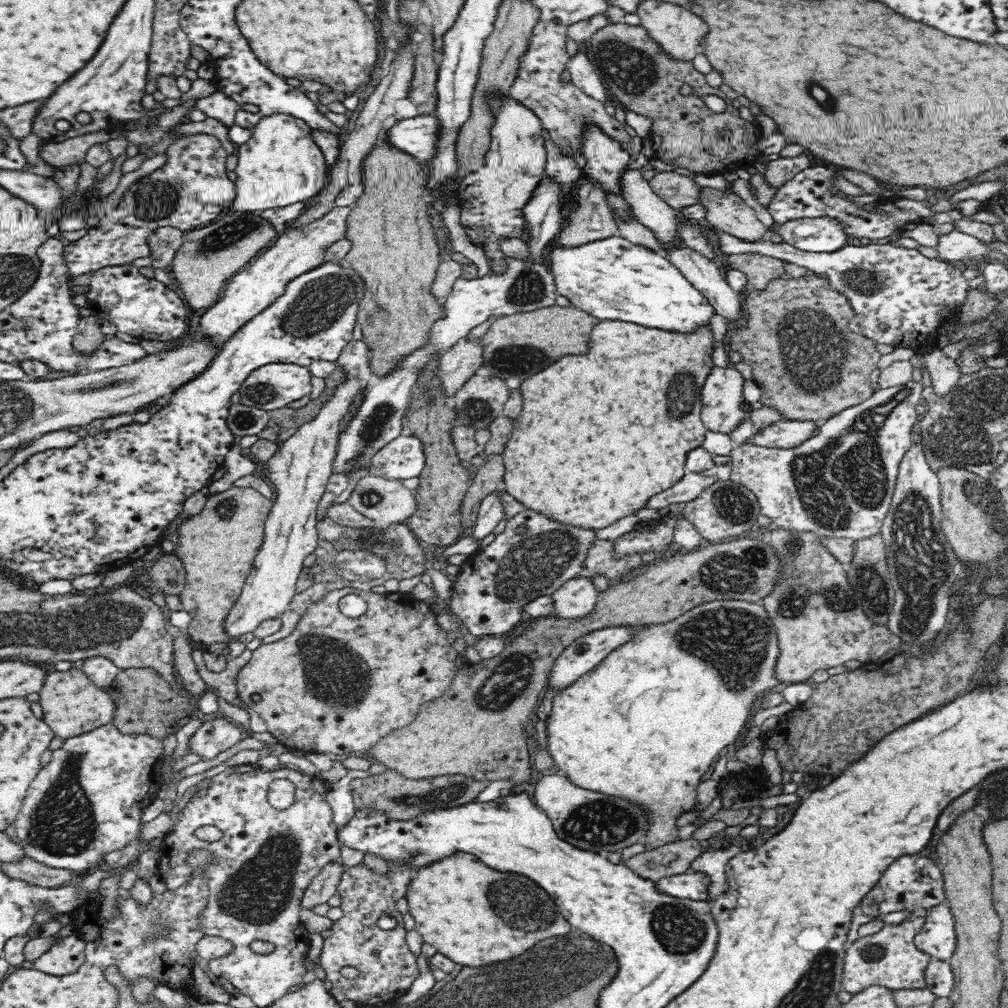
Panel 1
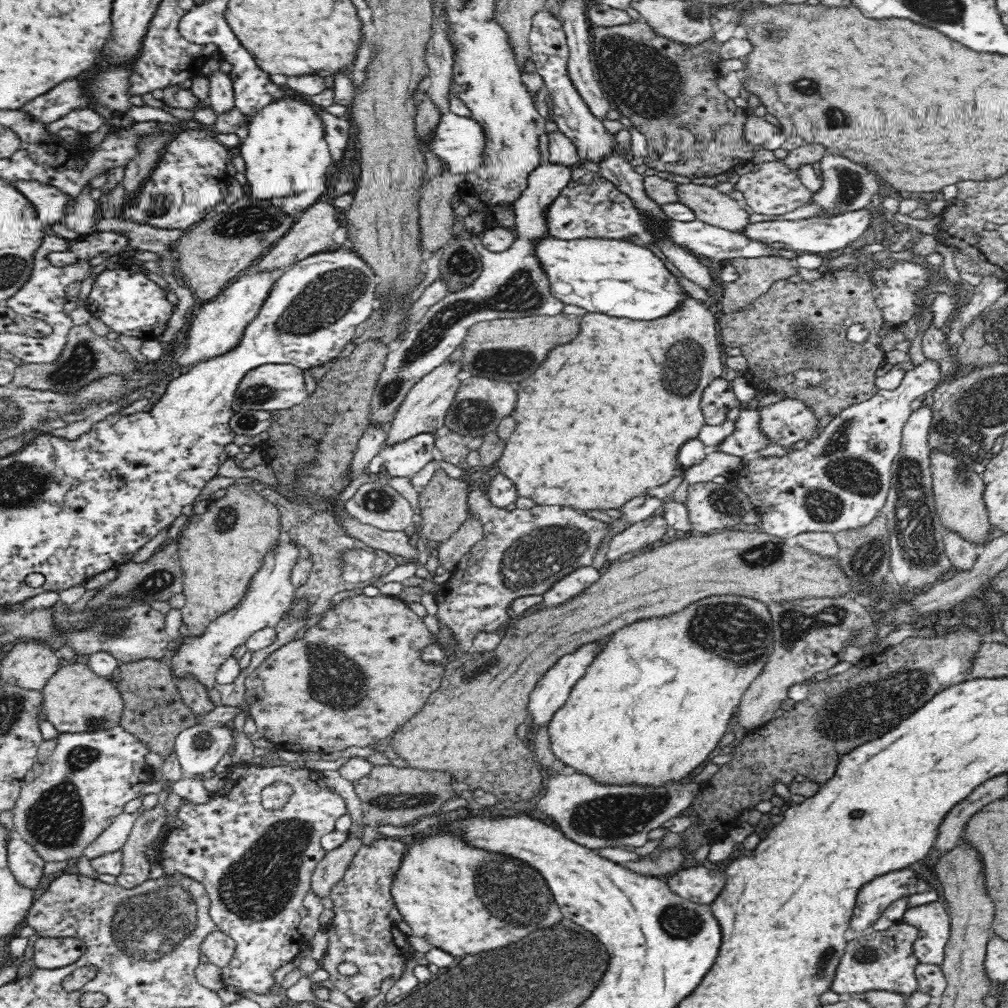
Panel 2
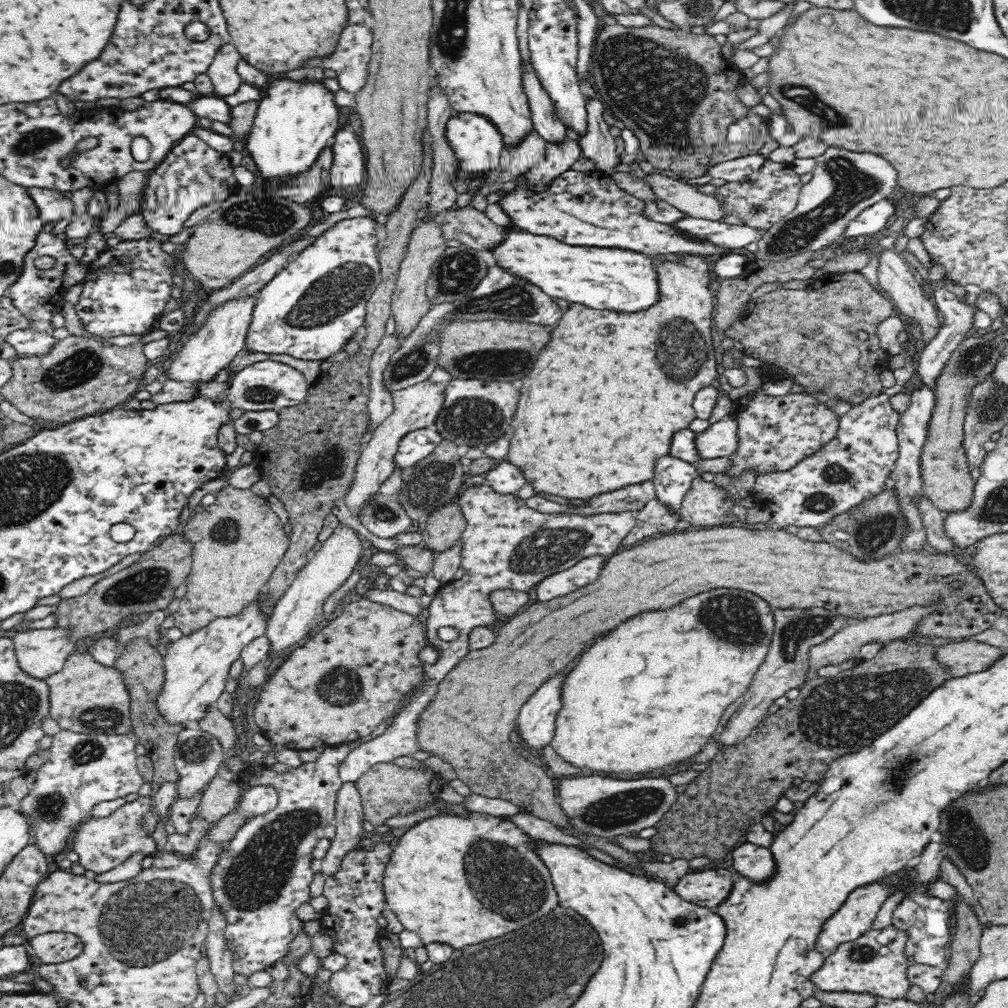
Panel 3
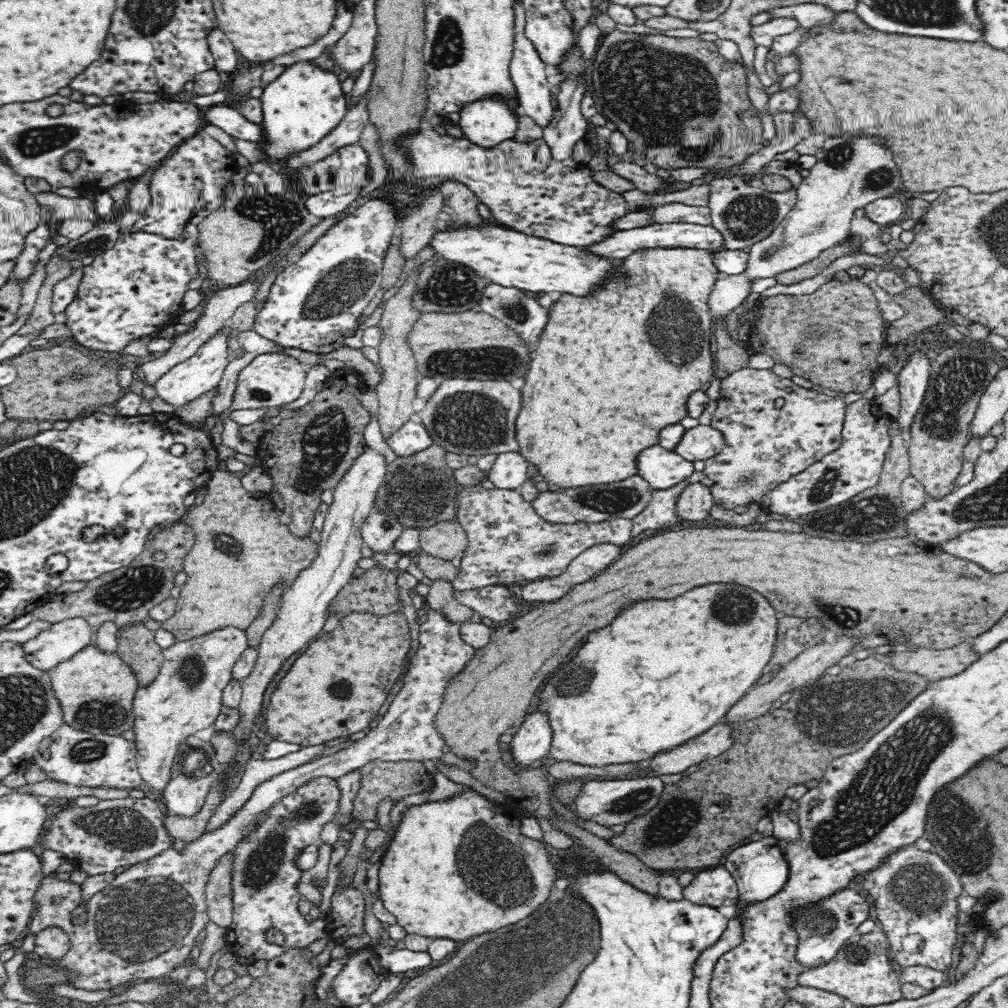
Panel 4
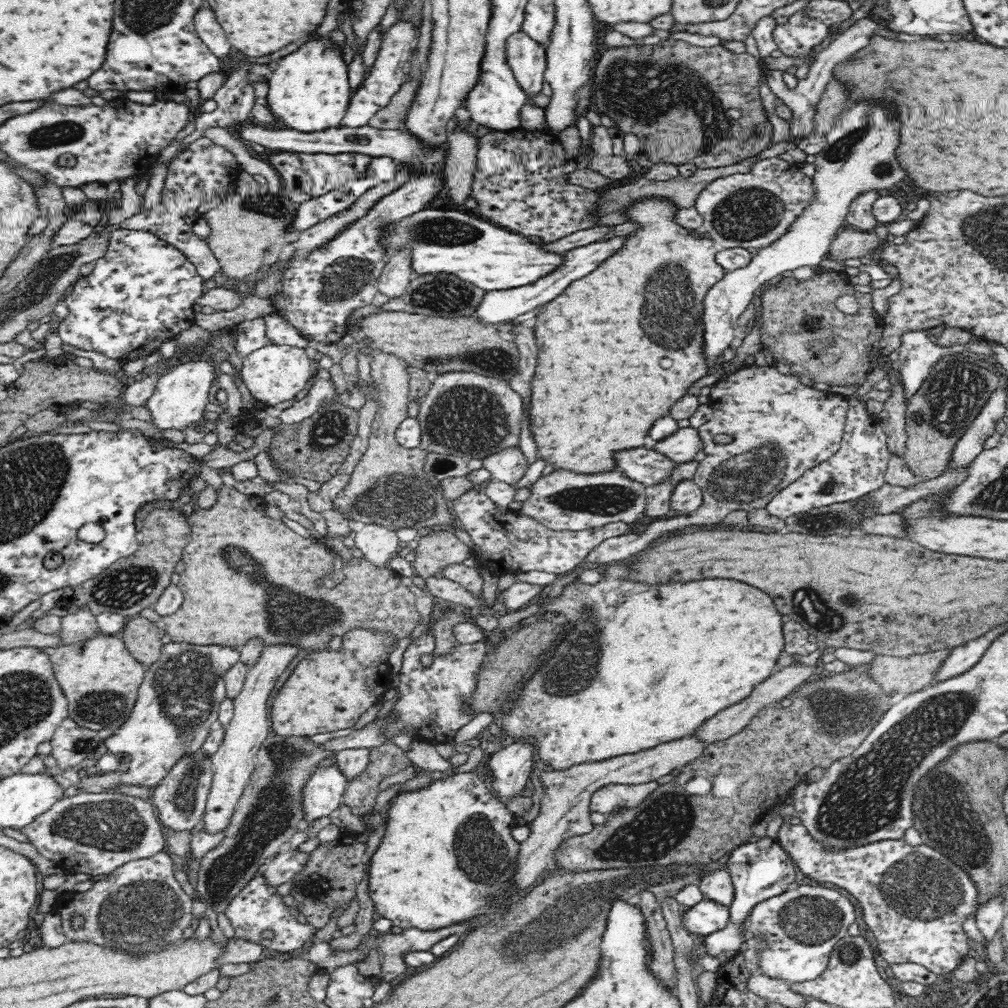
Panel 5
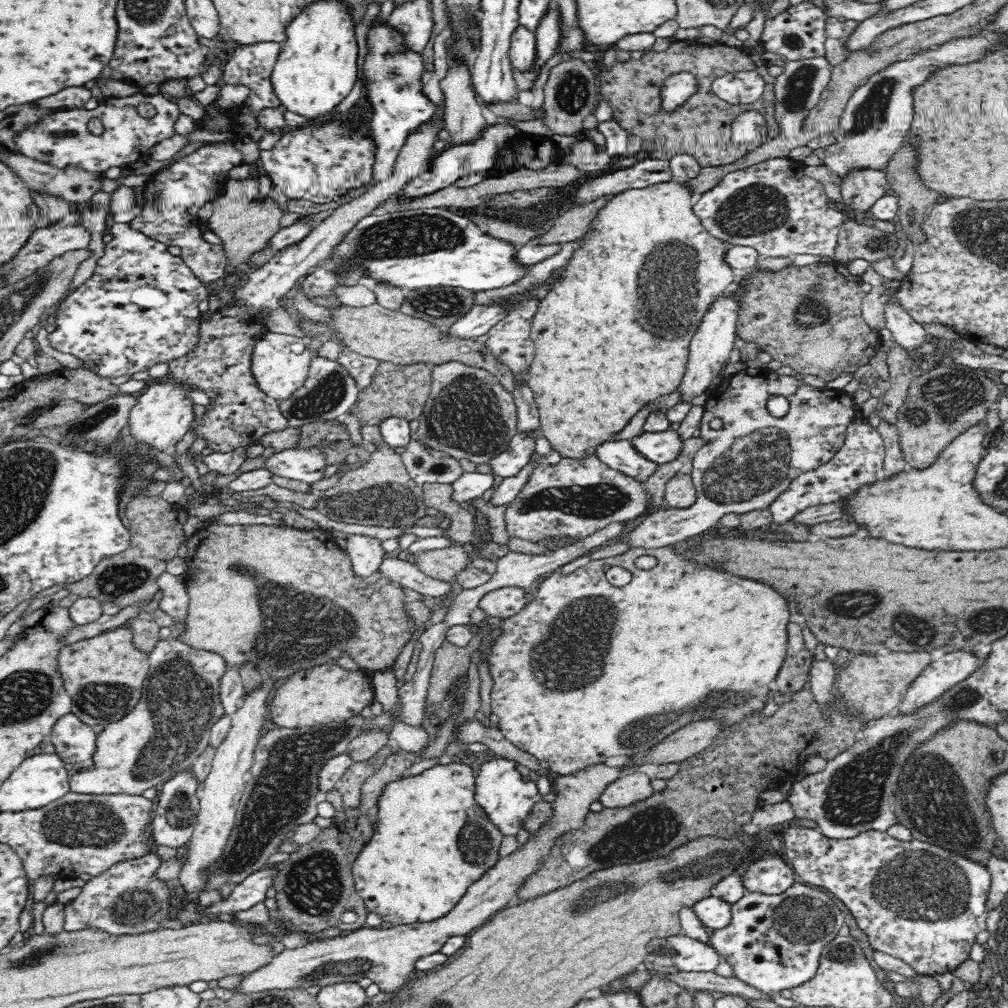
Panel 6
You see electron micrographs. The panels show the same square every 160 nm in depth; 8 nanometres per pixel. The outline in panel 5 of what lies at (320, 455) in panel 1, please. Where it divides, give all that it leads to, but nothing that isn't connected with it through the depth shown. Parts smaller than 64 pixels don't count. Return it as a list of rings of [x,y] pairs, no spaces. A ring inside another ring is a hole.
[[[168,642],[162,645],[160,658],[145,668],[145,677],[138,691],[136,706],[130,718],[105,738],[104,744],[110,752],[123,758],[119,769],[100,774],[80,776],[76,784],[67,784],[65,796],[78,793],[101,793],[125,786],[155,787],[170,772],[184,755],[198,753],[209,732],[217,725],[220,704],[226,698],[224,676],[226,671],[239,661],[240,653],[230,647],[218,645],[194,645],[185,642]]]

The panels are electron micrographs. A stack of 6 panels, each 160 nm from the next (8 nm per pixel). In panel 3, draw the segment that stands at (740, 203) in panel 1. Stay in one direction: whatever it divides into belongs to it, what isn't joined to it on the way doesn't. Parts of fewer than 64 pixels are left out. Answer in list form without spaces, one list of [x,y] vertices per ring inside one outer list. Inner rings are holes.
[[[658,172],[645,174],[642,179],[652,187],[656,198],[678,207],[690,217],[716,221],[727,216],[719,198],[701,194],[697,186],[684,184]]]

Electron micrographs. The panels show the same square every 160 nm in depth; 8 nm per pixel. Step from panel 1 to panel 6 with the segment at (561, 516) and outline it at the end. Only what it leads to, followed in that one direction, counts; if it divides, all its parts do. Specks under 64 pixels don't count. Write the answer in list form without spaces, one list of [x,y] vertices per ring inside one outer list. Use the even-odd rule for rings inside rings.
[[[673,178],[656,182],[646,188],[632,189],[612,196],[592,220],[589,232],[578,240],[580,246],[572,252],[571,259],[568,260],[560,278],[552,281],[550,290],[540,300],[538,310],[531,322],[535,355],[527,372],[526,383],[536,396],[542,436],[550,441],[552,448],[560,452],[563,458],[580,459],[594,455],[595,449],[604,440],[611,441],[612,434],[620,432],[638,410],[642,410],[649,402],[654,402],[658,396],[676,391],[688,364],[689,344],[696,328],[700,326],[711,304],[732,287],[733,268],[725,260],[727,250],[731,245],[710,235],[704,229],[704,225],[693,209],[693,204],[699,196],[698,193],[693,192],[689,184],[680,183]]]

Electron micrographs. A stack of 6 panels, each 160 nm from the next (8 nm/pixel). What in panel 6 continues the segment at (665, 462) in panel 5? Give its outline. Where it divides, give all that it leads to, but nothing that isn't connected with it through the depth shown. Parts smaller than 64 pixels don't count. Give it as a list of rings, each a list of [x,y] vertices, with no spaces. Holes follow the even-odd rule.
[[[628,440],[604,442],[595,449],[594,456],[609,468],[614,468],[642,483],[654,474],[658,466],[641,456]]]

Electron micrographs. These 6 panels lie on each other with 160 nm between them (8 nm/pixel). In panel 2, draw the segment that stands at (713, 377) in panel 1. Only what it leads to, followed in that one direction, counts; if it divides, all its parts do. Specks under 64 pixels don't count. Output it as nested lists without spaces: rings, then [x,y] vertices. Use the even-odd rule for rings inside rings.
[[[717,377],[703,390],[699,405],[706,424],[714,426],[726,420],[730,408],[740,408],[742,403],[734,396],[732,382]]]

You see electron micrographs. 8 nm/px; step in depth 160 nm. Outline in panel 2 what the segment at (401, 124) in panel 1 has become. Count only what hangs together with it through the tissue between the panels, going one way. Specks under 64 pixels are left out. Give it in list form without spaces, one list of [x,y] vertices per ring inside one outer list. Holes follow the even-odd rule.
[[[453,112],[441,115],[437,127],[429,134],[429,148],[444,162],[450,174],[461,175],[476,172],[484,160],[485,134],[484,129],[471,116],[458,116]]]

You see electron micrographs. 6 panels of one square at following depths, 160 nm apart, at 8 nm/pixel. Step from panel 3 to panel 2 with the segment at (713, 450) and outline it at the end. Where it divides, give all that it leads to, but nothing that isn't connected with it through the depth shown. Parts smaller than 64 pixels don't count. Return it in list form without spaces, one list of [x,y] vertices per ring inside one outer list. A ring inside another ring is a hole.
[[[741,409],[737,419],[732,423],[734,423],[732,434],[712,450],[742,457],[746,460],[758,450],[769,445],[769,440],[763,436],[760,425],[758,425],[756,409]]]

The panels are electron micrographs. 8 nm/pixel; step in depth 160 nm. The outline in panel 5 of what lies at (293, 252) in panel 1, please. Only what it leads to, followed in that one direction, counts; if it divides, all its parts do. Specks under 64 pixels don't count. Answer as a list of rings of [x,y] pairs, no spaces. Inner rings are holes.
[[[205,356],[197,359],[180,361],[156,380],[152,396],[144,407],[150,412],[151,422],[160,432],[167,430],[184,431],[190,424],[203,419],[203,412],[208,404],[208,392],[216,379],[217,367],[208,362]]]

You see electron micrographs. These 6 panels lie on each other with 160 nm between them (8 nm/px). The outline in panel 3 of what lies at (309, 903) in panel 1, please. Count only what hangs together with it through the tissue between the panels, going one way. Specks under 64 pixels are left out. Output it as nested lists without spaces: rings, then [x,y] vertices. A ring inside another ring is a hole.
[[[342,782],[336,803],[336,812],[333,823],[336,834],[330,842],[330,848],[324,855],[321,871],[328,876],[340,868],[344,854],[353,848],[356,850],[358,842],[362,840],[362,822],[365,816],[361,805],[361,796],[355,782]]]

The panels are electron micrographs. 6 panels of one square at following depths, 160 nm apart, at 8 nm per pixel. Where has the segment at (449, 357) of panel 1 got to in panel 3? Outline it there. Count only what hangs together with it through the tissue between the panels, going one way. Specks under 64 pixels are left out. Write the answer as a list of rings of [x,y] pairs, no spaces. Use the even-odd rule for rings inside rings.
[[[430,381],[419,382],[391,393],[393,396],[394,410],[388,418],[384,418],[372,432],[372,439],[366,448],[361,451],[359,464],[356,466],[356,475],[344,496],[344,503],[353,516],[360,518],[361,510],[366,502],[380,494],[381,484],[392,475],[395,469],[394,456],[396,456],[400,440],[408,432],[422,428],[433,428],[434,420],[444,402],[444,389]]]

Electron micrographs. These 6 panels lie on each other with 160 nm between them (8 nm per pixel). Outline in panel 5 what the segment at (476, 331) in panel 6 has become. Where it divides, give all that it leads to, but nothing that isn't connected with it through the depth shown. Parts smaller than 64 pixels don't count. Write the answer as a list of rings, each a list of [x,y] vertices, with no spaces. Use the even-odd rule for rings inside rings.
[[[617,236],[605,241],[596,241],[584,246],[579,246],[565,252],[562,255],[562,264],[556,266],[556,270],[548,272],[546,276],[540,276],[532,284],[519,286],[518,288],[504,289],[503,291],[485,291],[482,302],[478,304],[474,317],[486,325],[498,326],[500,323],[512,320],[520,314],[526,314],[534,309],[544,306],[547,302],[560,296],[570,286],[572,281],[578,280],[592,270],[596,270],[616,248],[624,246],[624,237]]]

